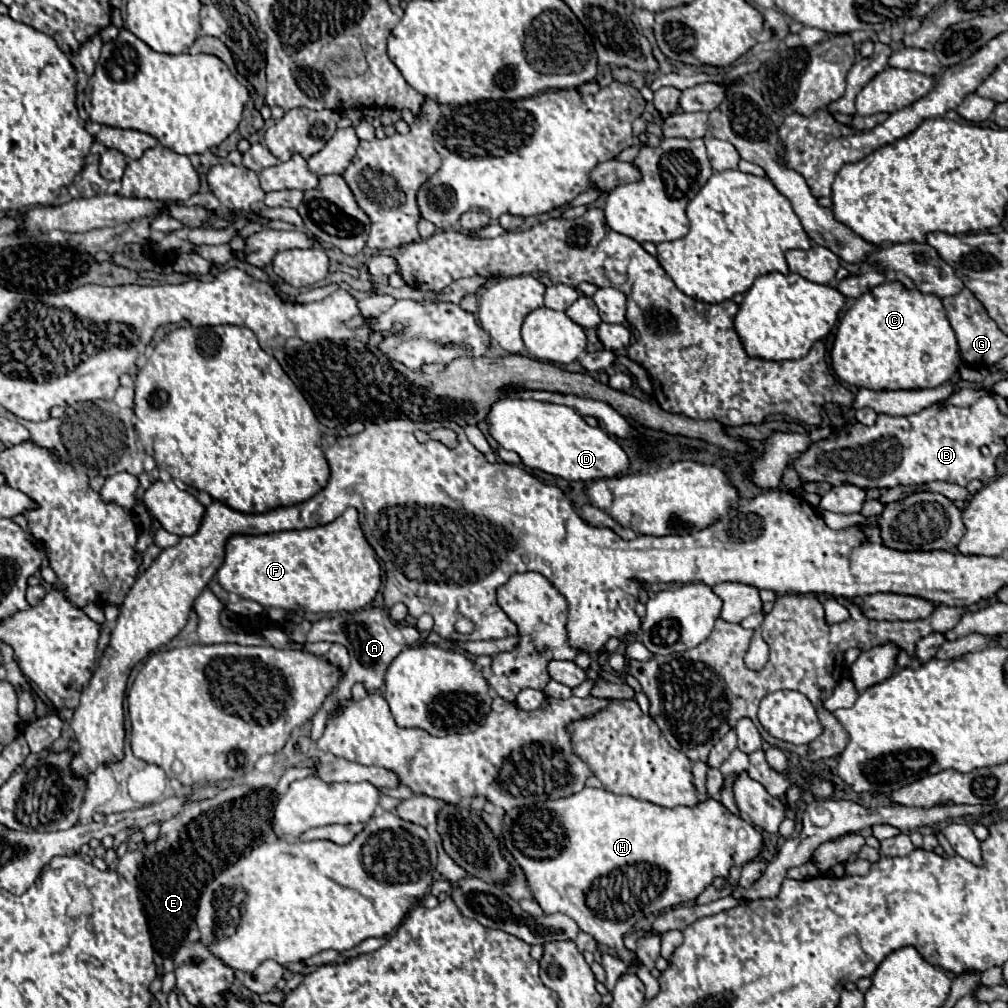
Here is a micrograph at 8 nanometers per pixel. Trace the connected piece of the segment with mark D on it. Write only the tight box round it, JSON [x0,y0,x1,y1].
[487,398,629,480]

